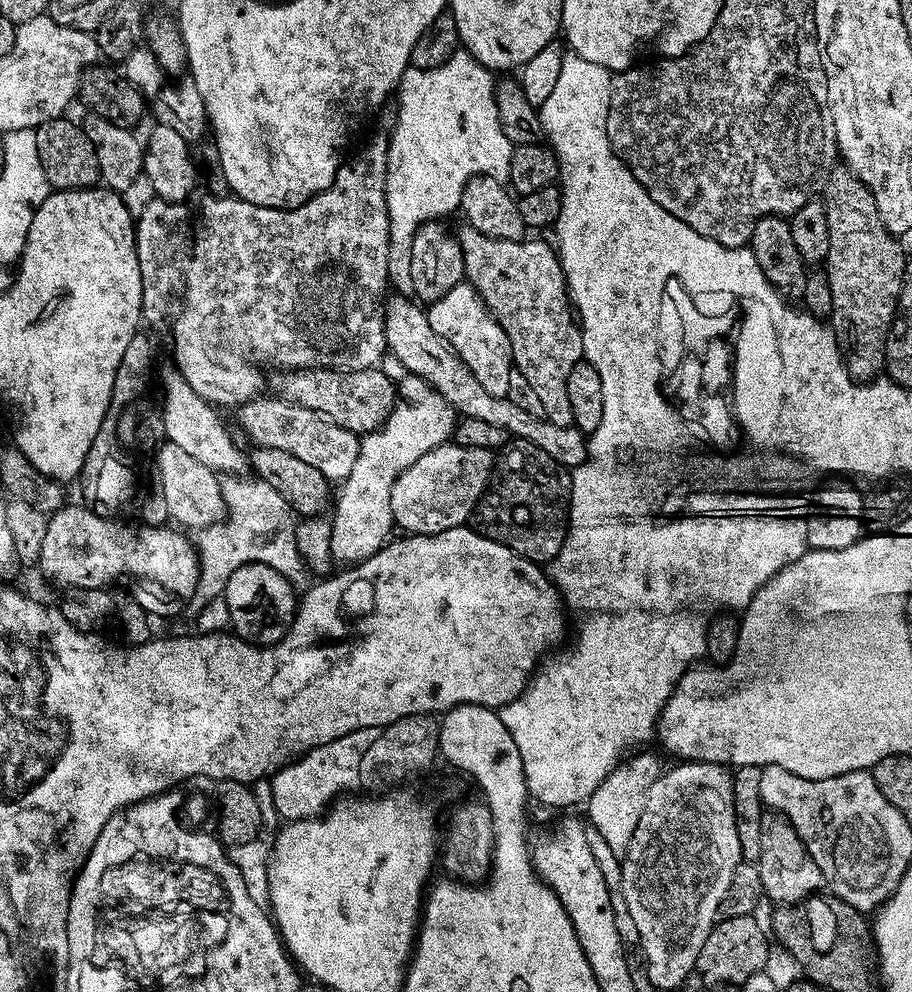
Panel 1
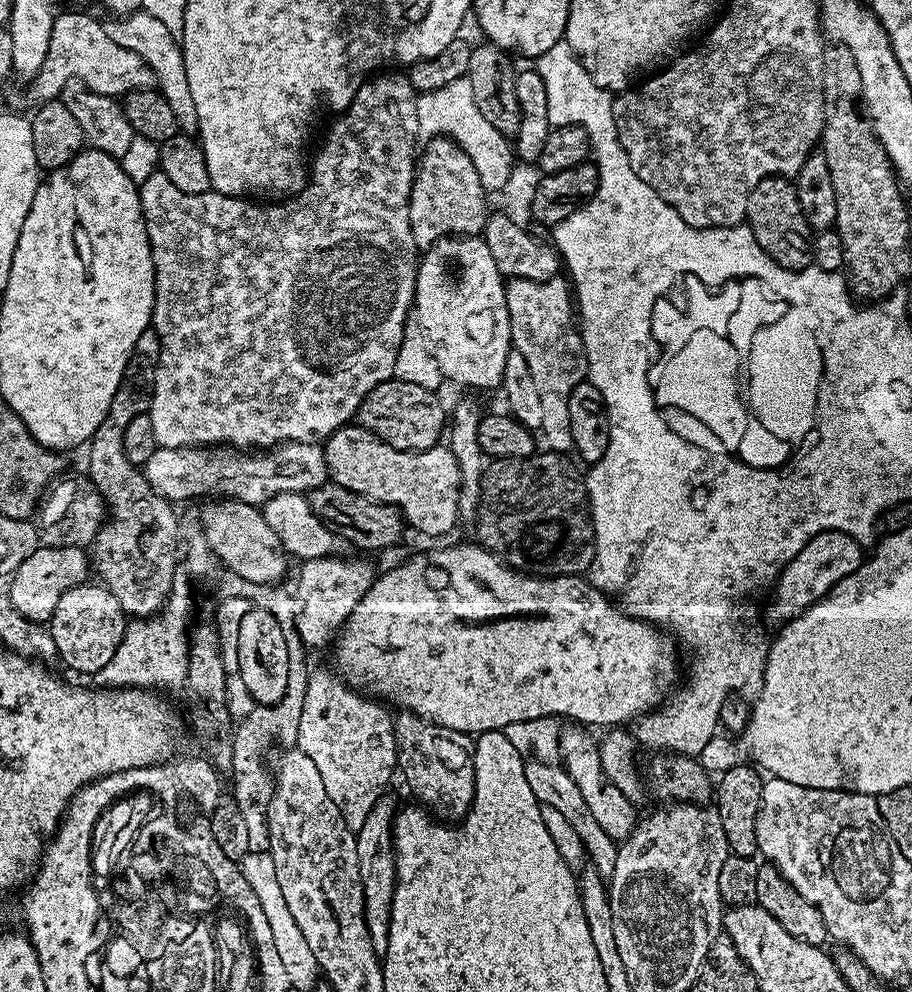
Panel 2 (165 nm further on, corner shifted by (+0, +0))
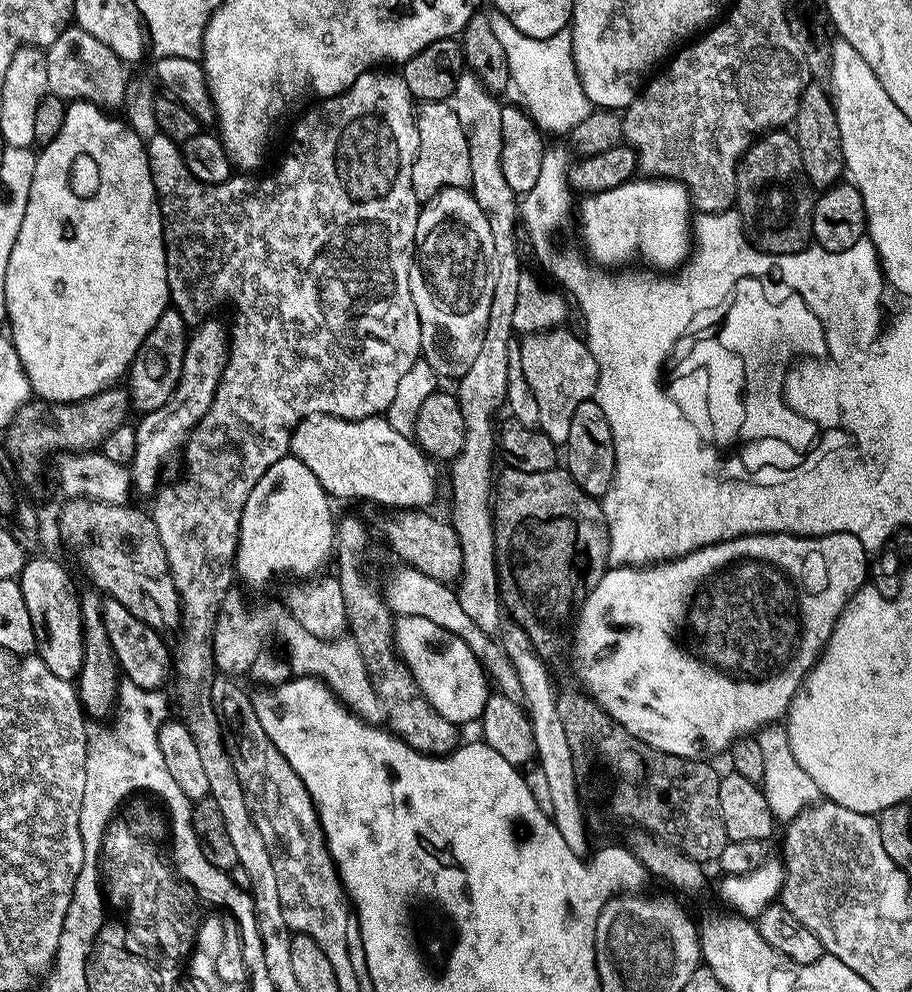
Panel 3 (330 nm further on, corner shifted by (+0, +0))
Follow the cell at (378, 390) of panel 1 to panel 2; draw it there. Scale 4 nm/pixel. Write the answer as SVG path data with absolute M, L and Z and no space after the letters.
M398 379L382 382L363 402L355 414L359 427L375 434L379 440L400 452L425 452L437 447L446 432L446 410L436 397L437 393L426 386Z

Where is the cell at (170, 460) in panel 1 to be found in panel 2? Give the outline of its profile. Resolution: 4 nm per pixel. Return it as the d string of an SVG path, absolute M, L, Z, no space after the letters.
M235 498L221 499L221 504L212 504L204 512L202 531L210 550L217 561L224 564L229 573L248 579L250 582L275 585L283 581L284 571L290 563L278 534L266 526L266 518L255 503Z

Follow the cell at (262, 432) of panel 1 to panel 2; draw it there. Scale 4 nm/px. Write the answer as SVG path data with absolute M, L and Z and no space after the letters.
M289 442L275 450L257 451L260 452L257 456L247 456L244 452L247 451L233 450L228 446L157 447L156 452L150 454L148 461L142 465L142 471L154 491L173 502L210 492L224 492L220 494L248 502L253 499L252 488L257 488L261 497L267 498L277 496L279 492L307 494L329 483L324 449L319 443Z

